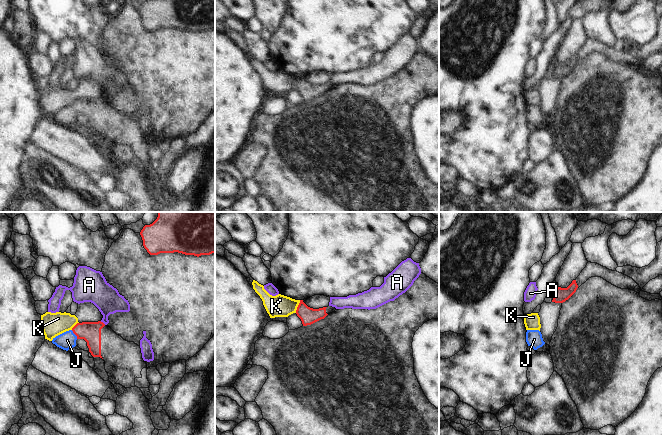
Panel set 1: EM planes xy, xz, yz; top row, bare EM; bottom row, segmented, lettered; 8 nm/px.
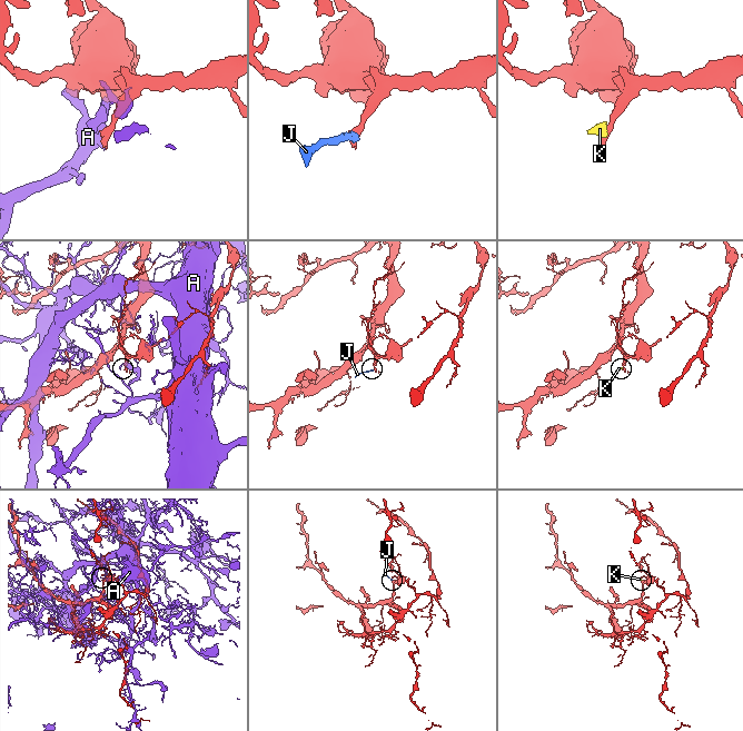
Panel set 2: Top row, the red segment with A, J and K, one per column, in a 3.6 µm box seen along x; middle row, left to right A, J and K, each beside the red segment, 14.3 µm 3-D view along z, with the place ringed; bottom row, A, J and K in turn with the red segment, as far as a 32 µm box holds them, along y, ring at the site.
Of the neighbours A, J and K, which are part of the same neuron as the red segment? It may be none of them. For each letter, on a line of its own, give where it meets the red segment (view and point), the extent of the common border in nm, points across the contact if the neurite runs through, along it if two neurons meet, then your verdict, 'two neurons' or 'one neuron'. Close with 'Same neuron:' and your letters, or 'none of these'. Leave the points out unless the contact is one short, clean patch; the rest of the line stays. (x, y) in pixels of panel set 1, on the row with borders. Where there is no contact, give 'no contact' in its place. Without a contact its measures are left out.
A: contact xy (102, 322); length 50 nm; two neurons
J: contact xy (74, 333); length 90 nm; way xy (89, 331), (74, 333), (67, 340); one neuron
K: contact xz (298, 306); length 110 nm; border xz (300, 300), (295, 312); two neurons
Same neuron: J

